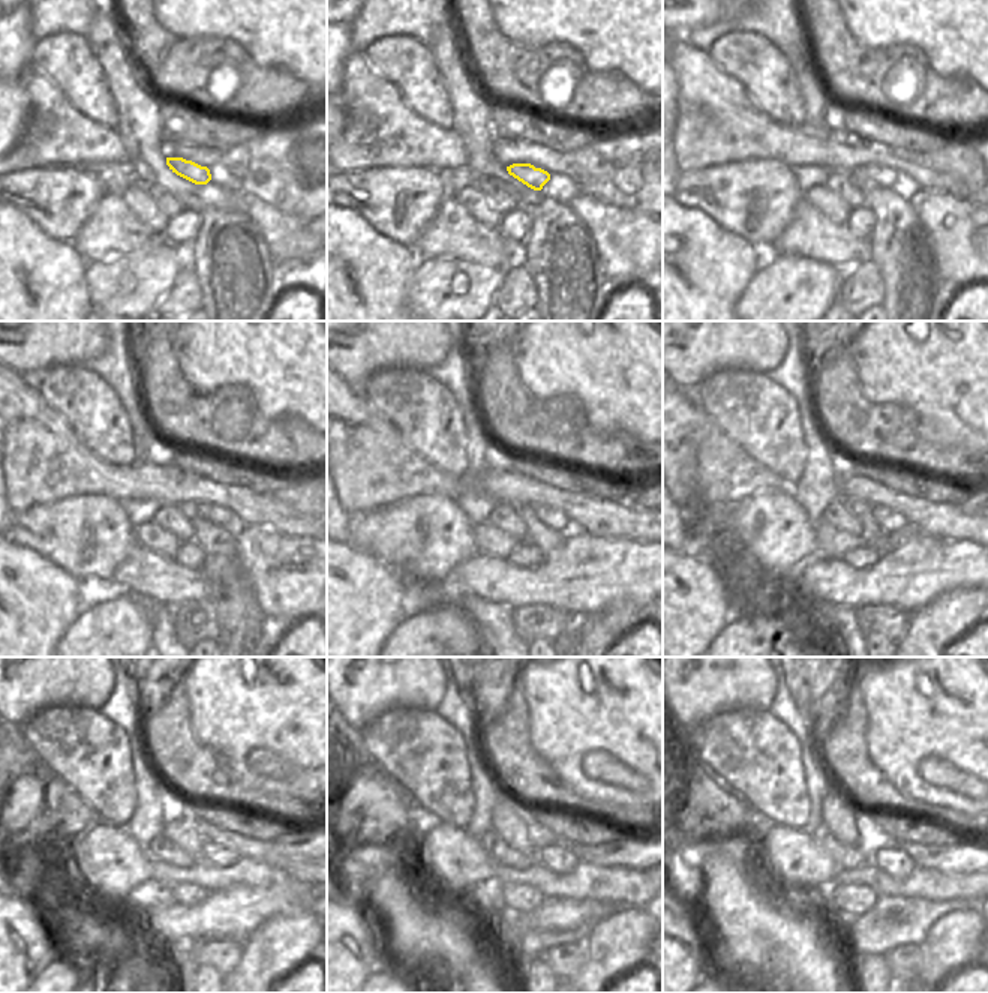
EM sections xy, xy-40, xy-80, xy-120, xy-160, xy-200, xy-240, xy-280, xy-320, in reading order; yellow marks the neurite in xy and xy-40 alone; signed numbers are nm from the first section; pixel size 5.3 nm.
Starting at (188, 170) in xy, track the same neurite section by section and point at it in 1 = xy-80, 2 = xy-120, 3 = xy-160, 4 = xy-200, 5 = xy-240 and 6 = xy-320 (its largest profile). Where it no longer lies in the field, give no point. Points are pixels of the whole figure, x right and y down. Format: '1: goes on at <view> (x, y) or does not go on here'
1: goes on at xy-80 (873, 174)
2: goes on at xy-120 (216, 515)
3: goes on at xy-160 (552, 518)
4: goes on at xy-200 (889, 521)
5: goes on at xy-240 (212, 854)
6: goes on at xy-320 (889, 858)

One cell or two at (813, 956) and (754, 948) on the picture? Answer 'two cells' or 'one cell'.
one cell

